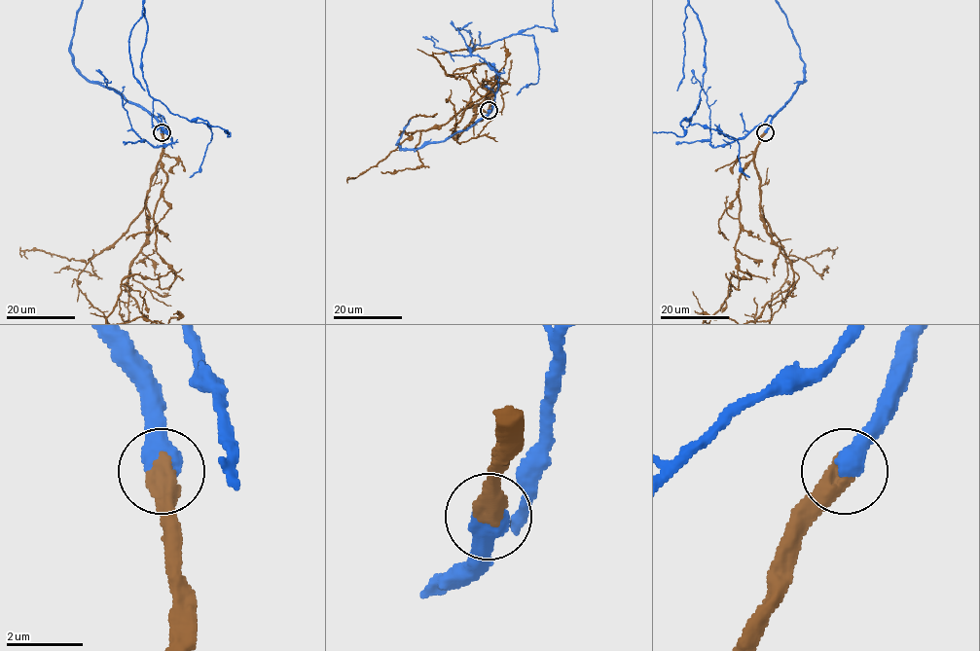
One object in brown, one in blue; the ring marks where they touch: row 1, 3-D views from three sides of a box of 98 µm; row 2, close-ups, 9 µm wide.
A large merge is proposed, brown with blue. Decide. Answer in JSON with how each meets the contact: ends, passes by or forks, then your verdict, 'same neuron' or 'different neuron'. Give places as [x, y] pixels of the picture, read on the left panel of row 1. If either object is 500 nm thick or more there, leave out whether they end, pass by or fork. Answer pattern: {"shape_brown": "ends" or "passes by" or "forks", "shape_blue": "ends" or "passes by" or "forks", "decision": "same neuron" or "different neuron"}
{"decision": "same neuron"}

